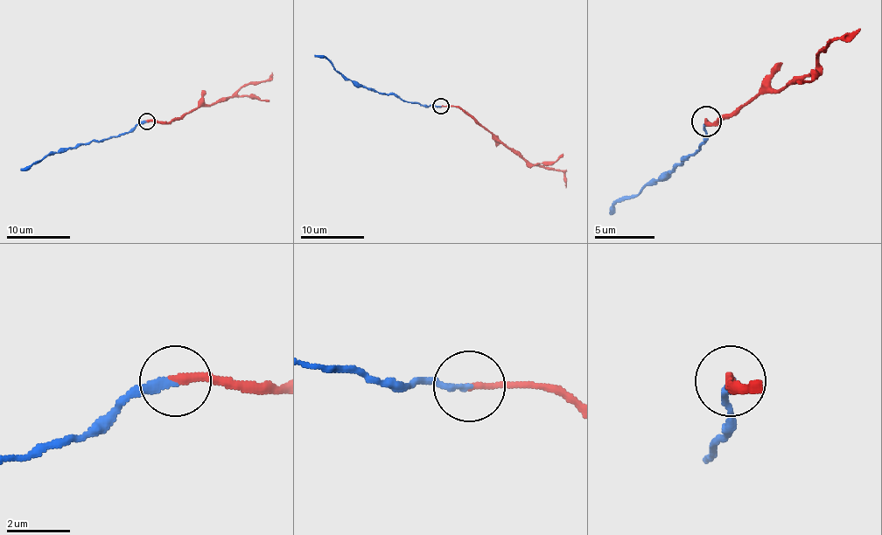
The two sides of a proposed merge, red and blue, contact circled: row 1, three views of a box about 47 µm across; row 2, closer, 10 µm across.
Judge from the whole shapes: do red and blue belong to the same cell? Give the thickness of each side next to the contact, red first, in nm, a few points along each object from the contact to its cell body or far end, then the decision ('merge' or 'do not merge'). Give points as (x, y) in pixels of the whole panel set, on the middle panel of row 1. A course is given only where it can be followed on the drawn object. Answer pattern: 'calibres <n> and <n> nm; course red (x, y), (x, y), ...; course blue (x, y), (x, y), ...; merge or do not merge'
calibres 240 and 240 nm; course red (440, 106), (459, 106), (530, 164), (559, 169), (563, 174), (565, 188); course blue (440, 106), (410, 102), (364, 86), (356, 86), (329, 61), (315, 55); merge

